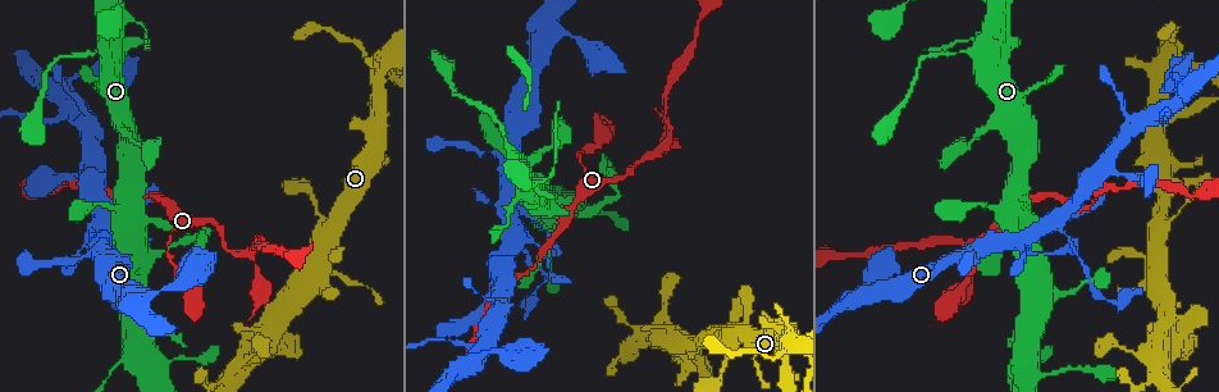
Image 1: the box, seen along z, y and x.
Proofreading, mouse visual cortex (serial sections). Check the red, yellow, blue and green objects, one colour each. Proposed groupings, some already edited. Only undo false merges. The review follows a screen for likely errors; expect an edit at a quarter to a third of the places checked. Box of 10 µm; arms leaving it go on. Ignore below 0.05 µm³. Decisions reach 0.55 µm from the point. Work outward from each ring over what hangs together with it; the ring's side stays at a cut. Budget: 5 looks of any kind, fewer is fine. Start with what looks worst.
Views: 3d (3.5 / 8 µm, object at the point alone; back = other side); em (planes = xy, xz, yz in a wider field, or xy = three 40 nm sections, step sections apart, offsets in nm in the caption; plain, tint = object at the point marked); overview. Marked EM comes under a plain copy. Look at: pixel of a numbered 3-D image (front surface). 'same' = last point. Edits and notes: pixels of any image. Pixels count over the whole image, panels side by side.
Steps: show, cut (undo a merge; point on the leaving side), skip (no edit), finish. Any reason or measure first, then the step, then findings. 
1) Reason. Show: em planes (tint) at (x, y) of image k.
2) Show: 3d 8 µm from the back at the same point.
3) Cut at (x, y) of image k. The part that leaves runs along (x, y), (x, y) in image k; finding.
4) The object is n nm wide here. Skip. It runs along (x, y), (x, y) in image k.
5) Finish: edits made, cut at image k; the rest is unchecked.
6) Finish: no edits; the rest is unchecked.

Three-way junction. Show: em xy step 1 (tint) at (658, 152) of image 1.

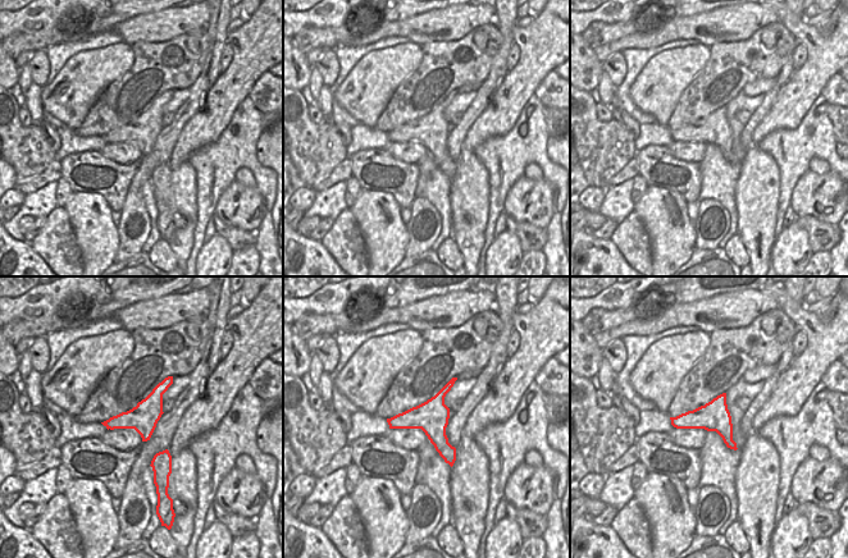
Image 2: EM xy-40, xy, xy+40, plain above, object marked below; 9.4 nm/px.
See where the arms go. Show: 3d 3.5 µm at the same point.

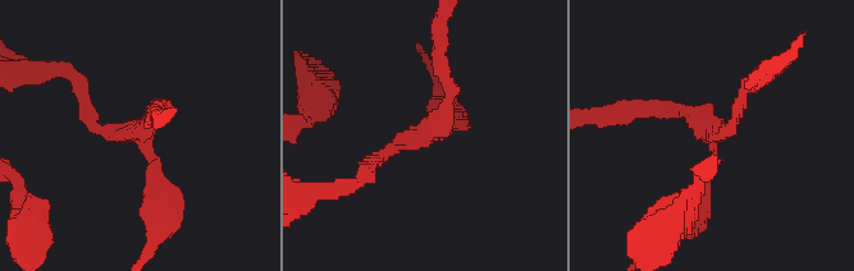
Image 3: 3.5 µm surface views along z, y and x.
Skip. It runs along (370, 166), (446, 120), (442, 68) in image 3; continuous, no second cell.

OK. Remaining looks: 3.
Three arms meet. Show: 3d 3.5 µm at (106, 52) of image 1.

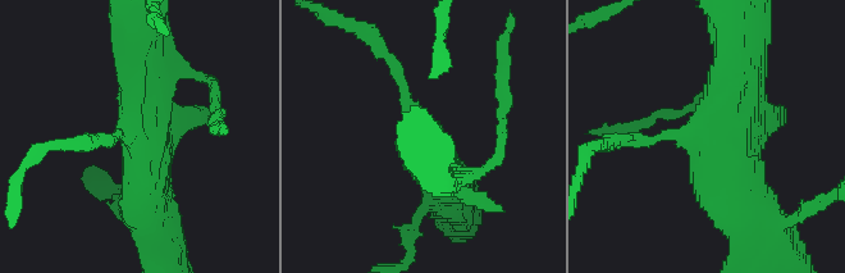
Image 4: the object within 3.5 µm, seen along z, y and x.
Need the tissue. Show: em xy step 2 (tint) at (134, 135) of image 4.

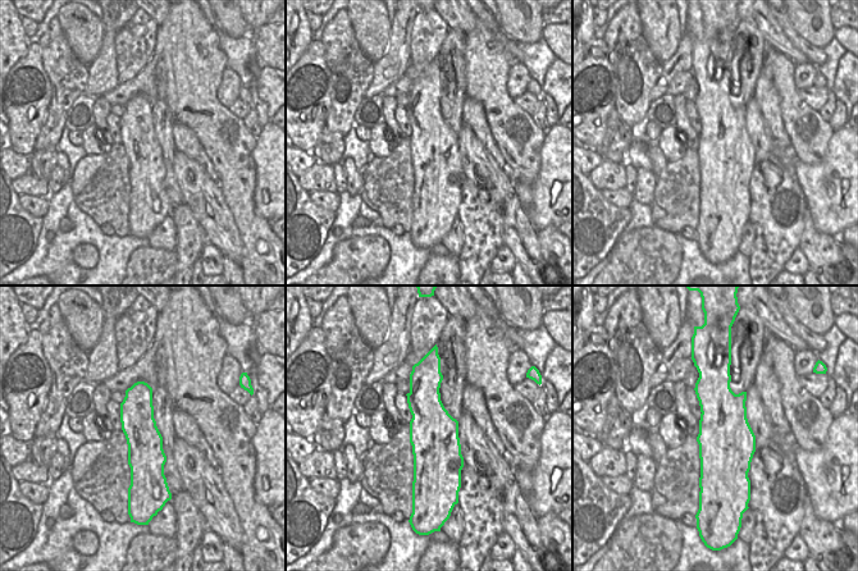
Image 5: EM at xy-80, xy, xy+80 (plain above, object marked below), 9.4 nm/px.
Skip. It runs along (757, 215), (721, 151), (740, 69) in image 4; all the same cell.

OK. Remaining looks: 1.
Finish: no edits; the rest is unchecked.

